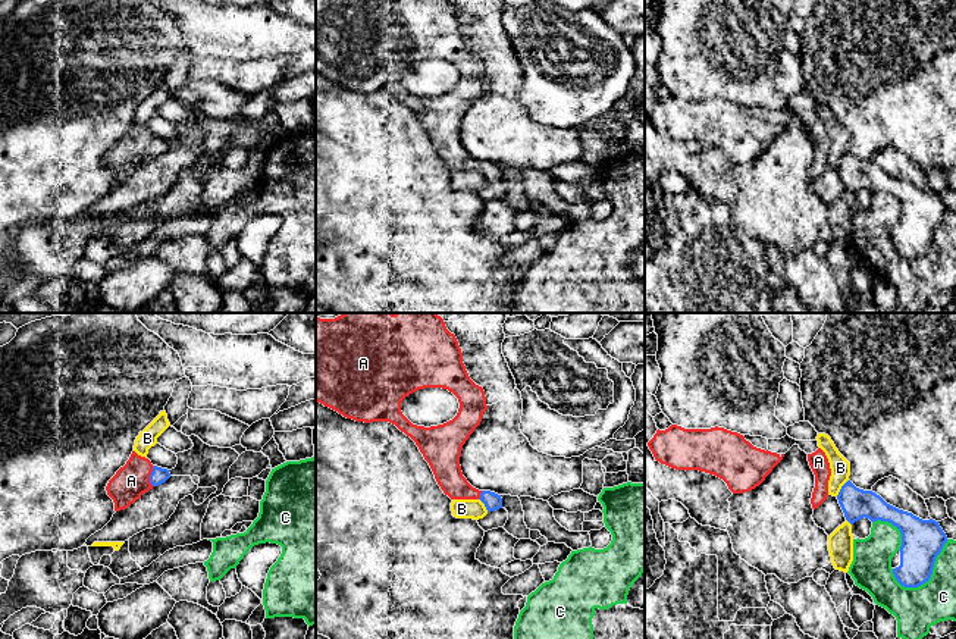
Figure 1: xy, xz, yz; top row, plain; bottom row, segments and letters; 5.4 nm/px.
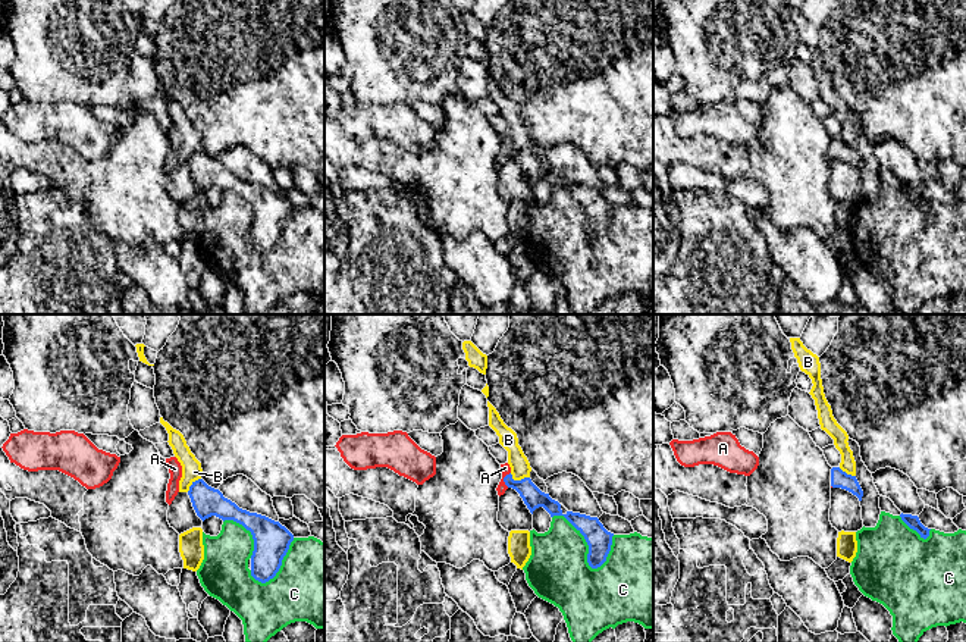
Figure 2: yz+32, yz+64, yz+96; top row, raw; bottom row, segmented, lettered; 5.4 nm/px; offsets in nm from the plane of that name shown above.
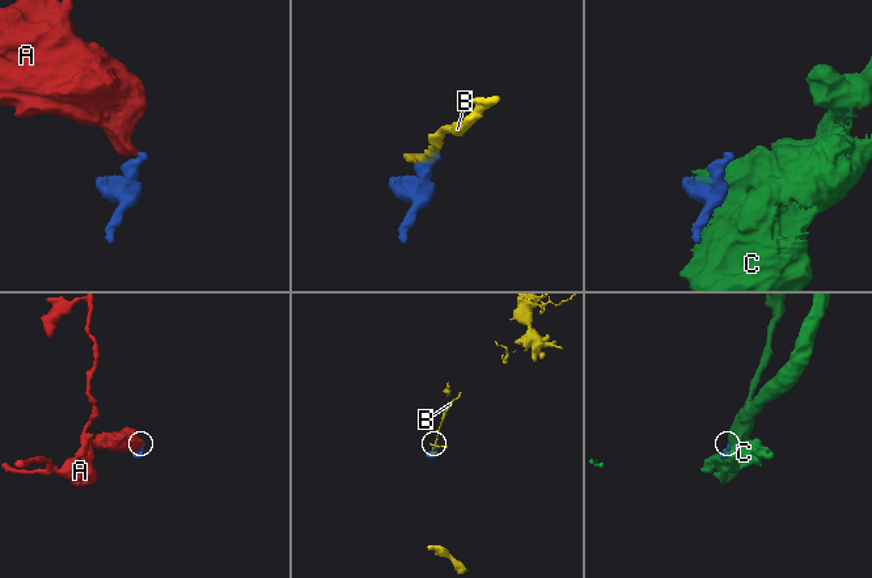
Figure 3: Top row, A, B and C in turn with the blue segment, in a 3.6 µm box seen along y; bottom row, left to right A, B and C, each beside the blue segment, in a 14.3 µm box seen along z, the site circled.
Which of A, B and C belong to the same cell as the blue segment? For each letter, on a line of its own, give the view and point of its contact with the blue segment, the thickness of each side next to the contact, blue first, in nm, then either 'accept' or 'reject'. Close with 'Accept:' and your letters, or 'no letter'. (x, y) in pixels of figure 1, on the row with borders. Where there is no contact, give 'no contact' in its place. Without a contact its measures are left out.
A: xy (150, 476) | 90/190 nm | accept
B: yz (842, 488) | 160/110 nm | reject
C: yz (930, 576) | 220/240 nm | reject
Accept: A

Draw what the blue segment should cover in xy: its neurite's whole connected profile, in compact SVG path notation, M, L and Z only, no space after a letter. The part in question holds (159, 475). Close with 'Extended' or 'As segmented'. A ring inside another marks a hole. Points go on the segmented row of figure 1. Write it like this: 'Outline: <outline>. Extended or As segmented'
Outline: M132 451L126 464L109 480L106 491L115 502L115 511L120 511L169 477L167 469L153 466L148 458Z. Extended

